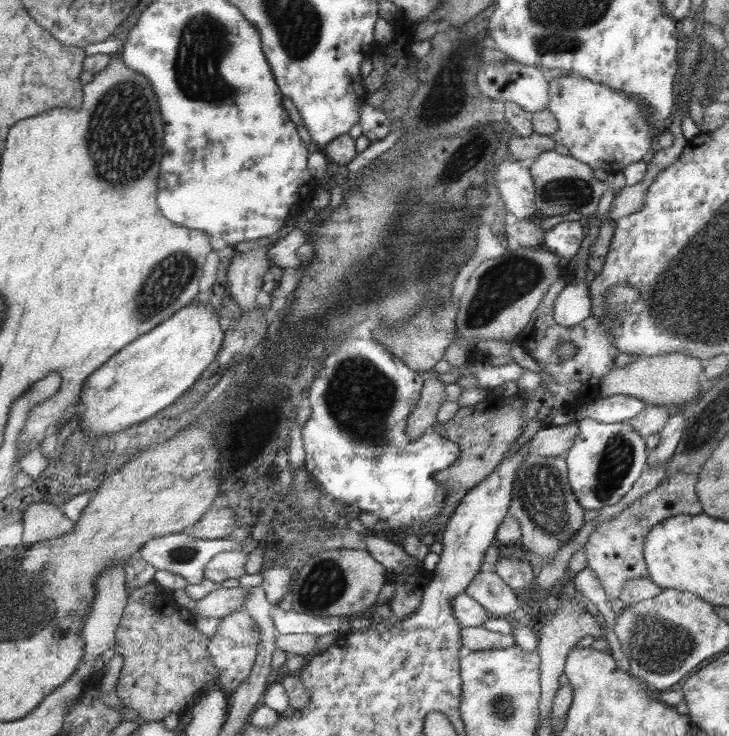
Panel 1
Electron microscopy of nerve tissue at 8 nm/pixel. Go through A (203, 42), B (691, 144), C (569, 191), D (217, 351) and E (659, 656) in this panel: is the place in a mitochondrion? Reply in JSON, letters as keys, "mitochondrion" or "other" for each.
{"A":"mitochondrion","B":"other","C":"mitochondrion","D":"other","E":"mitochondrion"}

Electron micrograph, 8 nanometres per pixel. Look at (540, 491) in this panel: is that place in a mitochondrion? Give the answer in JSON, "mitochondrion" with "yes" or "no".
{"mitochondrion":"yes"}

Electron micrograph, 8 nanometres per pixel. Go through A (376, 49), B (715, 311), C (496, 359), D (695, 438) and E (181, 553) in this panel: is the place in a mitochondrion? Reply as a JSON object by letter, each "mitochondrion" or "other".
{"A":"other","B":"mitochondrion","C":"other","D":"mitochondrion","E":"mitochondrion"}

